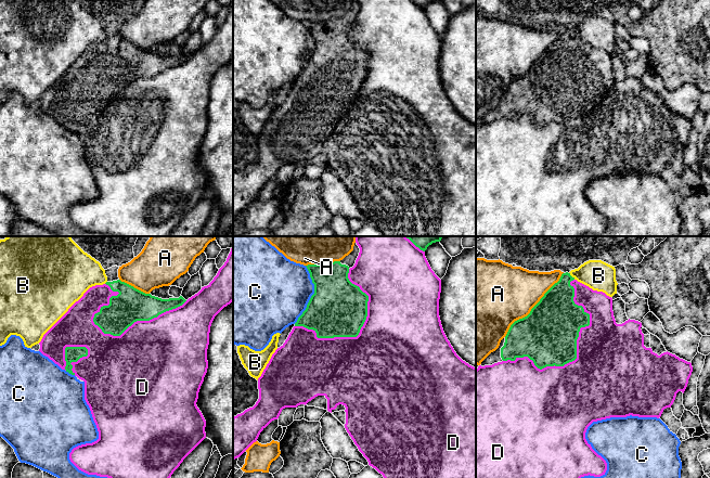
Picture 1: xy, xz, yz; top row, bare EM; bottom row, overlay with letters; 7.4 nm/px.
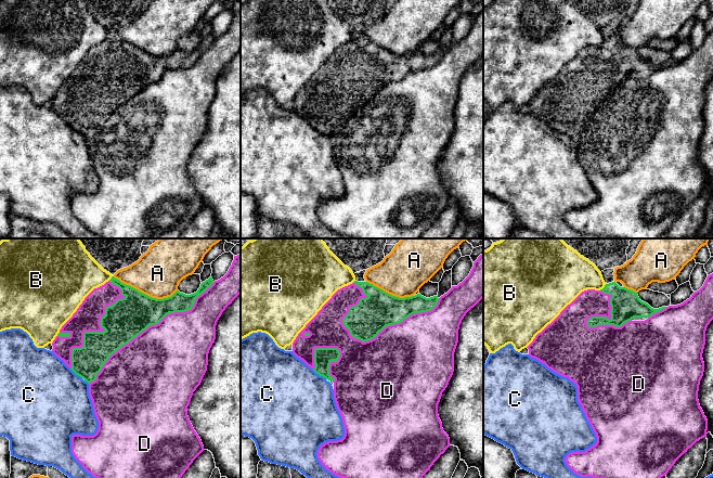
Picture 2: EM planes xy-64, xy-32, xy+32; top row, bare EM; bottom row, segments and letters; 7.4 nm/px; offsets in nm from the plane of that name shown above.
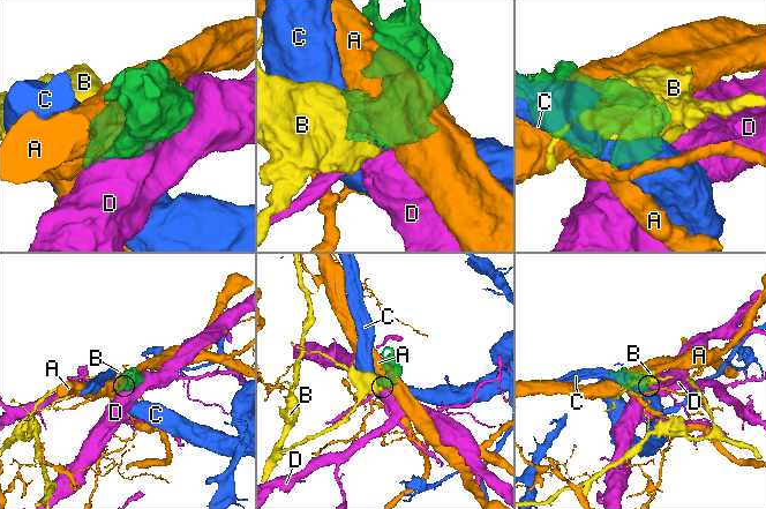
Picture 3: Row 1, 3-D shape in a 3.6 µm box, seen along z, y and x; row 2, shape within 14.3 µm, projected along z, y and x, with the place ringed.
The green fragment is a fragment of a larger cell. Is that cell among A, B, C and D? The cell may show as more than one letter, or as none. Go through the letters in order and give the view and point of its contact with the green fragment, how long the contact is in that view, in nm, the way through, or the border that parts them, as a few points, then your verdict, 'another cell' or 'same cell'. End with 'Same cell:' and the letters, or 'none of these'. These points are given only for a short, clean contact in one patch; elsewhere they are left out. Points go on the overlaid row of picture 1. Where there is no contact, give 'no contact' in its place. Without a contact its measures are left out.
A: contact yz (533, 307); length 650 nm; another cell
B: contact yz (570, 275); length 70 nm; another cell
C: contact xz (312, 295); length 440 nm; another cell
D: contact yz (576, 351); length 800 nm; same cell
Same cell: D

